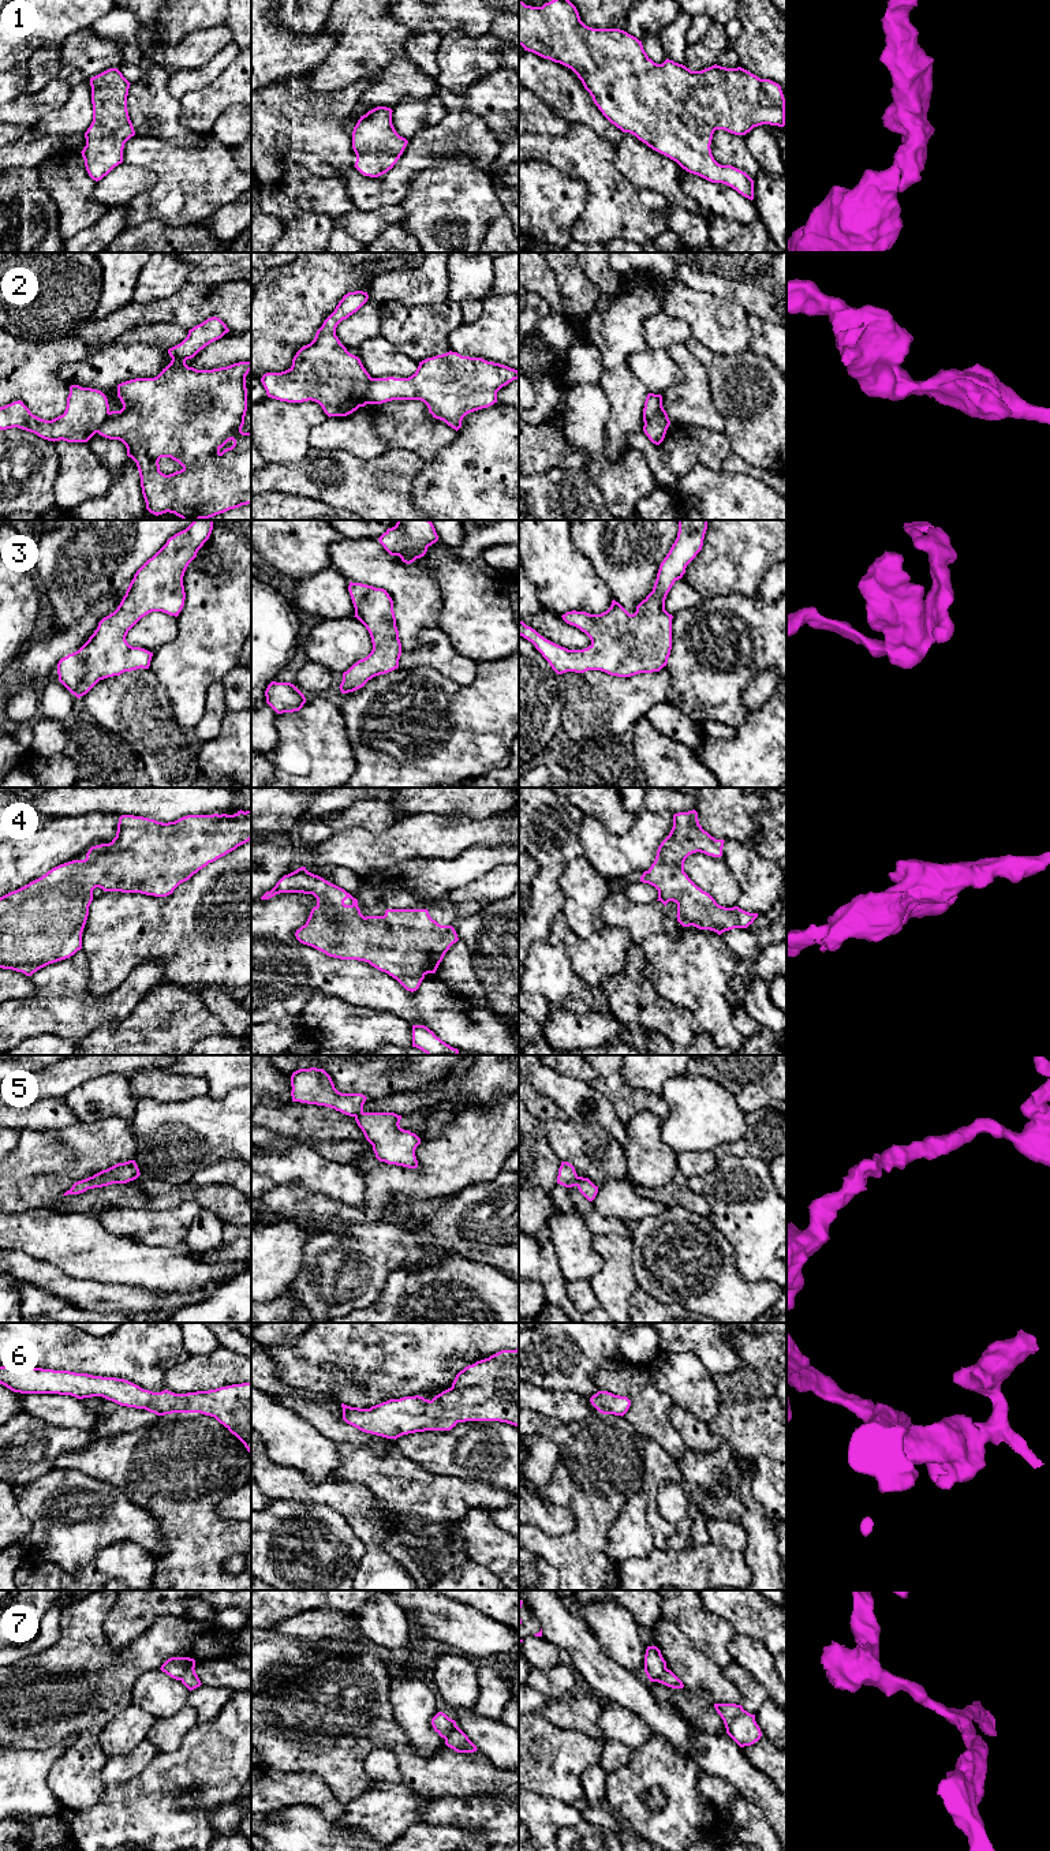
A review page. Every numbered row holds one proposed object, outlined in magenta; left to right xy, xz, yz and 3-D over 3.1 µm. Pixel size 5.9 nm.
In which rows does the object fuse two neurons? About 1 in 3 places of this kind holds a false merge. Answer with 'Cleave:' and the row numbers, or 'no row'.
Cleave: 2, 7

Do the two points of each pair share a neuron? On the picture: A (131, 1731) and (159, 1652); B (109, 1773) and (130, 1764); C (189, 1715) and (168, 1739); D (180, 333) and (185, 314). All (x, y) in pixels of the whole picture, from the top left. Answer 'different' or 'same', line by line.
A: different
B: same
C: same
D: different

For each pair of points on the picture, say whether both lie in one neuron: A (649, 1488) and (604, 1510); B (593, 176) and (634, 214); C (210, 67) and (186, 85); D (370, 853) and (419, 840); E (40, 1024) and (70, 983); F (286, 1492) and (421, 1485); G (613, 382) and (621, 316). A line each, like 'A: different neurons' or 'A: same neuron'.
A: different neurons
B: same neuron
C: same neuron
D: same neuron
E: same neuron
F: different neurons
G: same neuron

